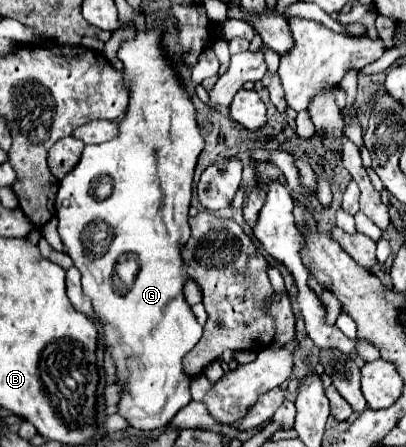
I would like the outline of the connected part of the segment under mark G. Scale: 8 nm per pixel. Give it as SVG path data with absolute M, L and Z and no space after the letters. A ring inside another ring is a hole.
M152 27L146 31L138 31L134 41L122 43L120 51L118 51L118 59L124 63L124 79L126 85L130 87L130 105L128 111L124 115L124 119L118 123L120 135L114 137L108 143L100 143L100 145L86 145L80 163L60 181L60 189L56 195L56 217L58 217L58 233L62 237L64 249L70 255L70 259L74 261L74 265L80 269L82 273L82 293L92 301L94 313L102 325L104 331L104 347L106 351L110 351L114 365L116 365L116 385L122 389L120 391L120 401L118 401L118 415L124 417L130 427L134 429L158 429L164 427L166 423L170 423L170 419L184 407L190 403L190 383L192 379L184 373L182 369L182 357L200 341L204 327L194 319L192 307L186 303L184 297L184 285L188 281L186 275L186 265L182 263L182 243L186 243L186 239L190 239L190 227L188 227L188 209L190 209L190 197L192 197L192 177L194 177L194 167L196 167L196 159L200 155L200 151L204 149L204 137L196 125L196 115L194 115L194 105L190 101L190 95L184 91L184 87L178 83L176 73L172 71L172 63L168 61L166 53L160 49L160 33L162 27ZM104 177L112 177L112 191L110 195L106 193L106 189L100 185ZM126 255L134 255L138 261L138 273L132 281L132 285L126 285L120 281L116 267L118 263L126 257Z

